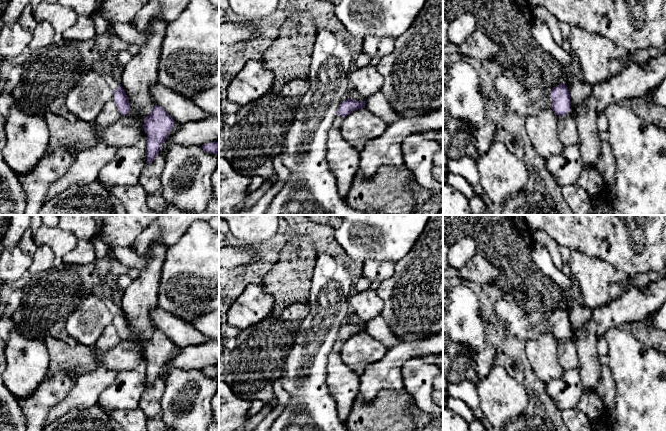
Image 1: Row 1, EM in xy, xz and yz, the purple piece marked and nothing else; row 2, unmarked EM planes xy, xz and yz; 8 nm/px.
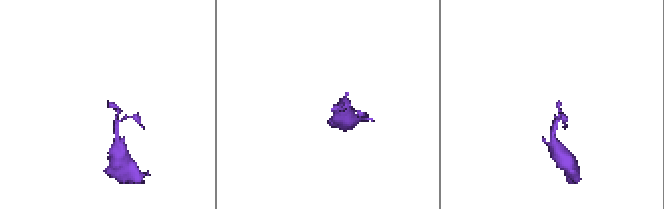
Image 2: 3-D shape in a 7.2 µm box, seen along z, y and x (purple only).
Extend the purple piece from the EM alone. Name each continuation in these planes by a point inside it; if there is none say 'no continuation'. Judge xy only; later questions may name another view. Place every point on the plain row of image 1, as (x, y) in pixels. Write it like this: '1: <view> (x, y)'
1: xy (112, 304)

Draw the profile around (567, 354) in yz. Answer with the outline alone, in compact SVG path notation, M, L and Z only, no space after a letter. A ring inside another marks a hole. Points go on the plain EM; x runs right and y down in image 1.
M561 340L557 342L557 357L564 370L579 368L577 348L572 341Z

